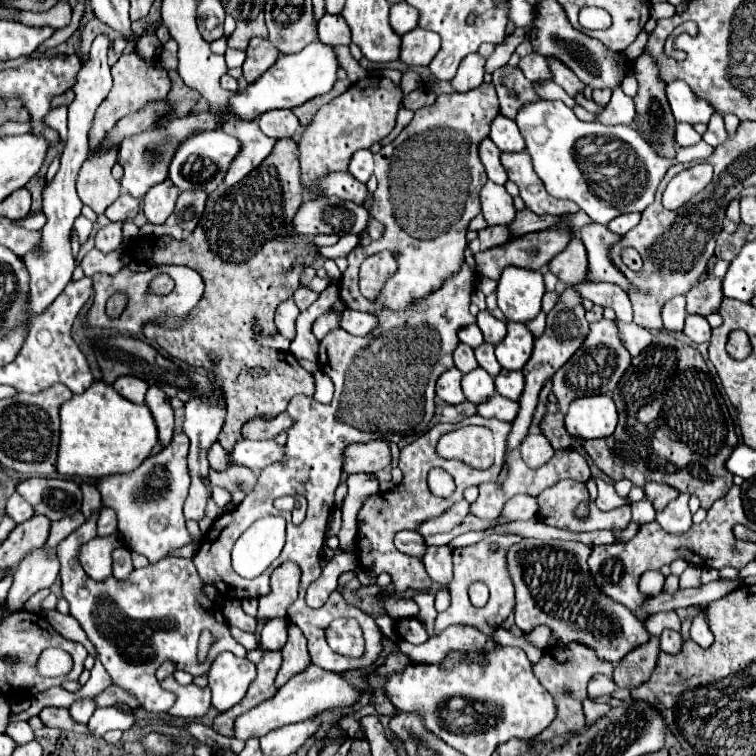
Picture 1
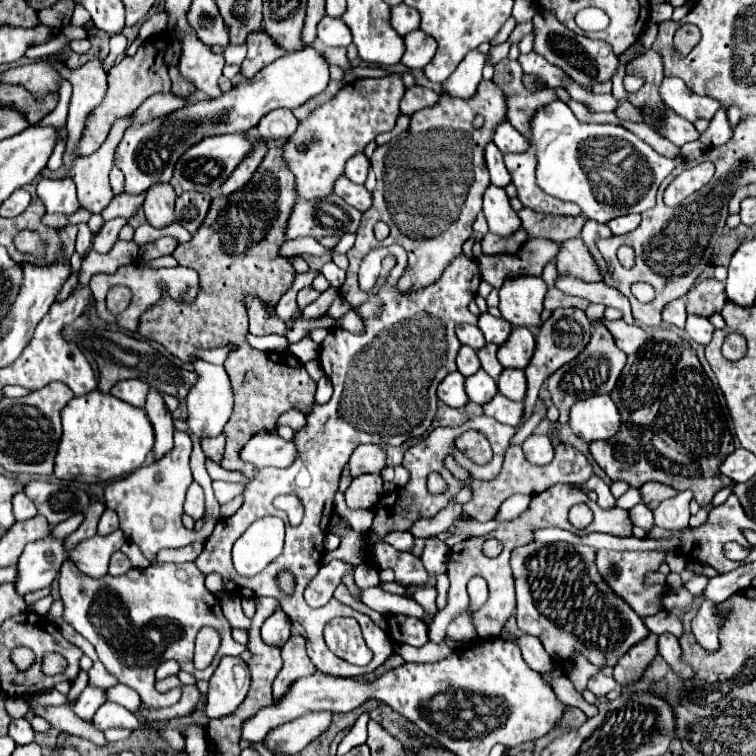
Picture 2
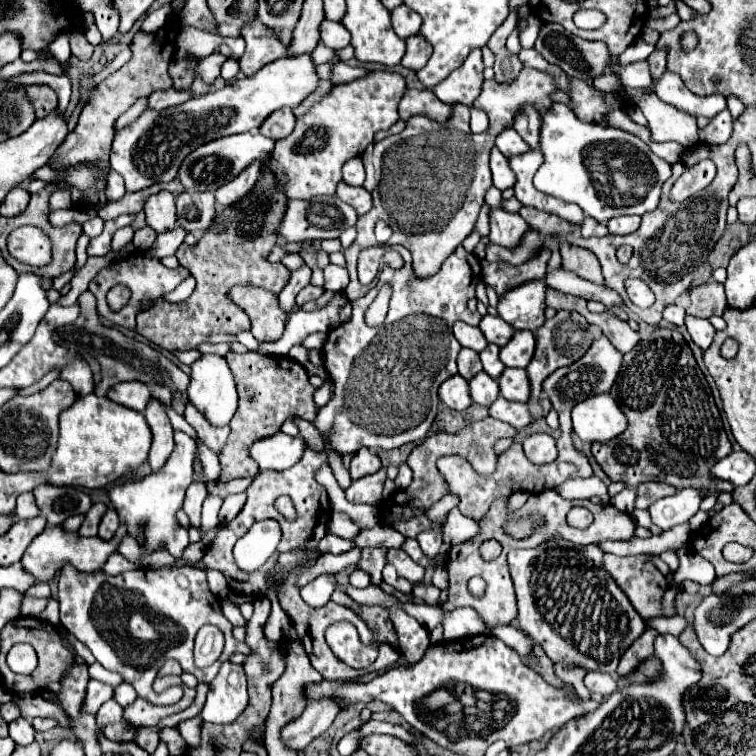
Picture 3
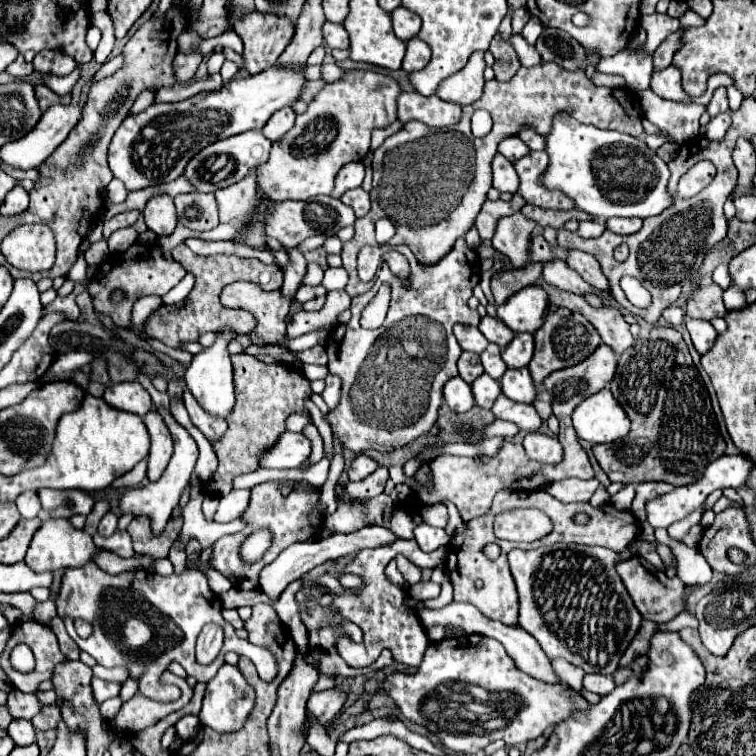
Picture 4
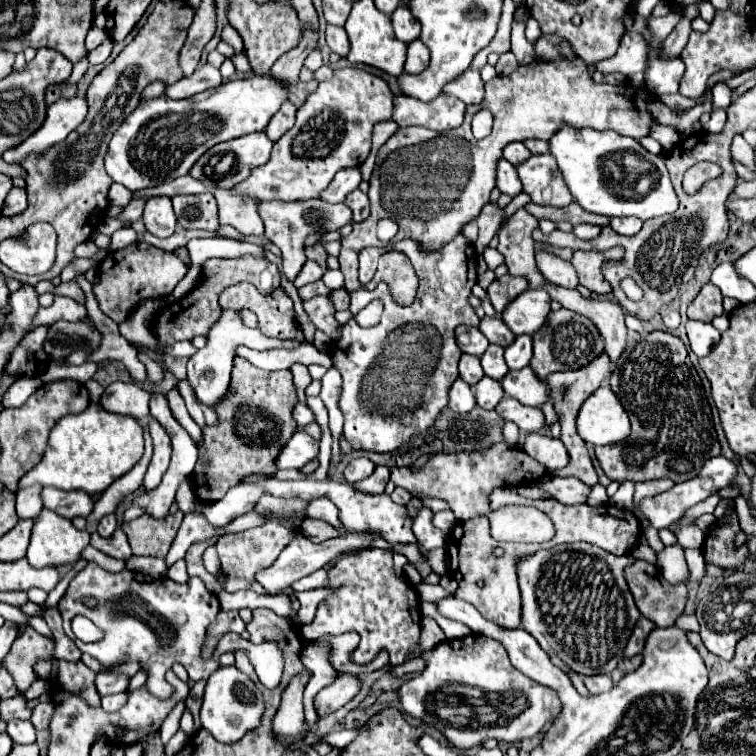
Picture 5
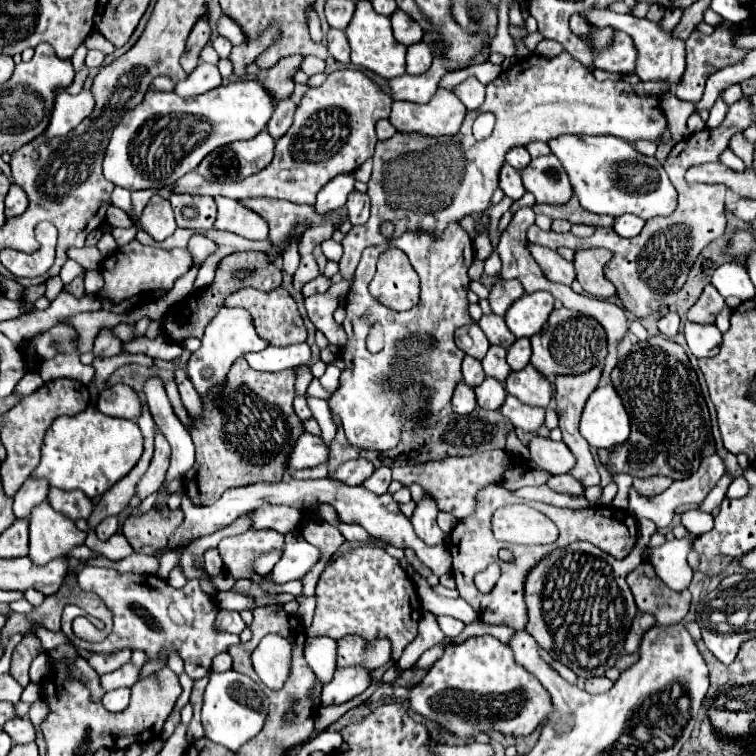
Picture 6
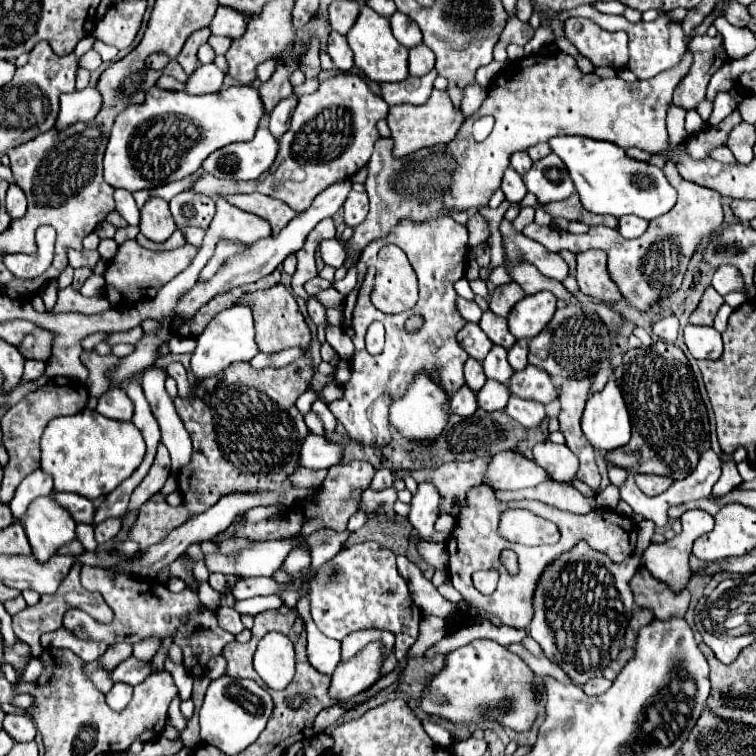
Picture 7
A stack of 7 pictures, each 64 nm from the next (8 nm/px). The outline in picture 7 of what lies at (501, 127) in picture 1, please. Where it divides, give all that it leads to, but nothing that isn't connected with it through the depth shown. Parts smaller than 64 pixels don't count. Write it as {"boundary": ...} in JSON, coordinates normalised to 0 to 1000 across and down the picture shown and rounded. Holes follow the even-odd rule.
{"boundary":[[[680,201],[677,209],[675,209],[675,220],[685,228],[685,230],[693,230],[701,220],[704,220],[704,212],[696,201]]]}

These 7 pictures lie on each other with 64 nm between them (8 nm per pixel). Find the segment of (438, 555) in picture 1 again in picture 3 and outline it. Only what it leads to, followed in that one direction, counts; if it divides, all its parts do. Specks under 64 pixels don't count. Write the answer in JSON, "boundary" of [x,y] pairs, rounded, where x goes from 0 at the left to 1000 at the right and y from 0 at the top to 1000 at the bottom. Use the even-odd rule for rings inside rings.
{"boundary":[[[569,698],[566,704],[556,704],[556,709],[550,712],[558,730],[566,735],[566,738],[574,738],[579,733],[579,725],[585,722],[585,701],[574,701]]]}

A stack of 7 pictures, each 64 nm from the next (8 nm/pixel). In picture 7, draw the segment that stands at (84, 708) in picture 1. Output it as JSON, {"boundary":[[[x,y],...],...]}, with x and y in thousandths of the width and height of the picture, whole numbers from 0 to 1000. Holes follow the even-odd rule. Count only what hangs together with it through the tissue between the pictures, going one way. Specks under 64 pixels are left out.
{"boundary":[[[172,868],[172,870],[167,870],[161,878],[156,878],[156,881],[151,884],[148,899],[151,899],[151,902],[167,902],[167,905],[172,905],[172,907],[180,907],[180,905],[185,905],[193,894],[198,894],[198,889],[201,889],[198,876],[188,876],[188,873],[183,873],[183,870]]]}

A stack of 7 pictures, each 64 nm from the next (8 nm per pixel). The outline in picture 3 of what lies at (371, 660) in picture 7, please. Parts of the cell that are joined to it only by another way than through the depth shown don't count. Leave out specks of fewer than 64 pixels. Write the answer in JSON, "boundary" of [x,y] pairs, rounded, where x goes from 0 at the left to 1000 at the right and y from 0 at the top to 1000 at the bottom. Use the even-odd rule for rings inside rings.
{"boundary":[[[444,923],[410,926],[399,947],[384,955],[373,966],[376,984],[392,992],[402,992],[415,976],[421,976],[429,966],[437,963],[447,942],[450,942],[450,931],[444,929]]]}

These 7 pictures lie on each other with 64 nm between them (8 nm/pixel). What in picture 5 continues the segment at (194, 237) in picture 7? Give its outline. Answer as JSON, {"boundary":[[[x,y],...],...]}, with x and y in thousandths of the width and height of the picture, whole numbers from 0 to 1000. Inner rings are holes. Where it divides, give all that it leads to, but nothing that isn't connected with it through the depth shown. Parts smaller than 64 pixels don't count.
{"boundary":[[[262,315],[249,320],[249,336],[254,344],[251,357],[265,360],[265,352],[275,341],[315,341],[315,339],[347,339],[349,331],[347,325],[331,323],[331,320],[317,320],[317,317],[302,317],[302,315]]]}

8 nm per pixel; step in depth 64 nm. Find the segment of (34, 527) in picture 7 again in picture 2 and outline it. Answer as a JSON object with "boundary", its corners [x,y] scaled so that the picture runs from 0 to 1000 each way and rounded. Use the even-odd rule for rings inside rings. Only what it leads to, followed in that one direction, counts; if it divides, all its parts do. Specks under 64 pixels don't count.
{"boundary":[[[153,701],[146,709],[122,709],[116,714],[108,714],[95,728],[90,728],[90,738],[103,749],[106,757],[132,765],[143,757],[143,741],[151,730],[160,726],[167,717],[164,704]],[[66,706],[58,714],[48,714],[42,720],[37,720],[24,741],[24,770],[21,770],[21,780],[26,788],[32,788],[34,783],[61,778],[69,772],[69,767],[75,765],[79,754],[79,712],[69,712]]]}

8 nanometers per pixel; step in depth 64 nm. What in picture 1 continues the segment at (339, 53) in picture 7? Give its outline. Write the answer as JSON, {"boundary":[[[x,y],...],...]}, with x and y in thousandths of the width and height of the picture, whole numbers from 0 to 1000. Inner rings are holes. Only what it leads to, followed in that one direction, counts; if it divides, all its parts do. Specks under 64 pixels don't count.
{"boundary":[[[429,19],[421,26],[421,53],[434,61],[463,58],[463,37],[452,21]]]}

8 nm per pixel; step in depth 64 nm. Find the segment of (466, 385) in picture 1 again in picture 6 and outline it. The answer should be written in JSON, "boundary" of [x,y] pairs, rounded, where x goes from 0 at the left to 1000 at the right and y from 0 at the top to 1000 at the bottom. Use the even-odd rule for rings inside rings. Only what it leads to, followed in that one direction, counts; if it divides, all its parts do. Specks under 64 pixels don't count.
{"boundary":[[[643,500],[630,516],[630,529],[632,529],[632,537],[635,540],[643,540],[643,542],[661,542],[661,534],[667,534],[672,519],[667,513],[664,505],[653,503],[653,500]]]}

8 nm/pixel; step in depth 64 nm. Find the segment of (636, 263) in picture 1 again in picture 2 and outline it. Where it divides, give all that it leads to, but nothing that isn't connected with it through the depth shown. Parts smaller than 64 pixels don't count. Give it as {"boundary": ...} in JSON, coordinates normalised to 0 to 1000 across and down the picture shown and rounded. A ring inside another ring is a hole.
{"boundary":[[[821,325],[817,329],[816,340],[827,354],[835,354],[840,349],[840,333],[833,325]]]}

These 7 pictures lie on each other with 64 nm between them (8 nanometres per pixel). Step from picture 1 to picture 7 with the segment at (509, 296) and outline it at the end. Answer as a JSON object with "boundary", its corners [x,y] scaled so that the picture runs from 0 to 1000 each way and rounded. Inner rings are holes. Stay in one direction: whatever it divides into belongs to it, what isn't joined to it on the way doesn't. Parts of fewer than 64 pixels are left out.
{"boundary":[[[714,386],[704,392],[693,392],[672,415],[675,439],[688,447],[706,447],[717,439],[717,434],[730,423],[735,413],[738,394],[730,386]]]}

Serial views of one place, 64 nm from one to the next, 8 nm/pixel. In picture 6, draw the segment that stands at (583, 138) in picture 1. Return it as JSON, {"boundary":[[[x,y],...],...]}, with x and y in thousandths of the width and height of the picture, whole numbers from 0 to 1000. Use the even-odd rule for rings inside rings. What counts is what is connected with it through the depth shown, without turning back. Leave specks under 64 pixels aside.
{"boundary":[[[738,180],[725,188],[730,204],[738,206],[738,212],[746,217],[749,230],[757,241],[759,257],[765,259],[770,275],[786,283],[807,283],[807,286],[823,286],[823,283],[841,283],[852,291],[860,291],[865,286],[884,286],[894,275],[894,251],[876,222],[876,217],[868,209],[849,206],[839,198],[836,190],[815,183],[815,180]],[[844,217],[852,222],[862,222],[862,228],[854,228],[854,238],[844,246],[836,246],[836,241],[828,238],[828,220]]]}

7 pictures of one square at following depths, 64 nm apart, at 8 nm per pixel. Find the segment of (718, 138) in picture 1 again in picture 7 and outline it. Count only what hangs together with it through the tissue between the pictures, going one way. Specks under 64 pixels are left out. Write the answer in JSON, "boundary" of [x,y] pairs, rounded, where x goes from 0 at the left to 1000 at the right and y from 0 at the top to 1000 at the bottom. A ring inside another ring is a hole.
{"boundary":[[[950,122],[947,130],[944,130],[944,148],[939,153],[939,164],[942,167],[950,167],[960,153],[966,153],[971,146],[976,143],[976,138],[966,130],[963,122]]]}

